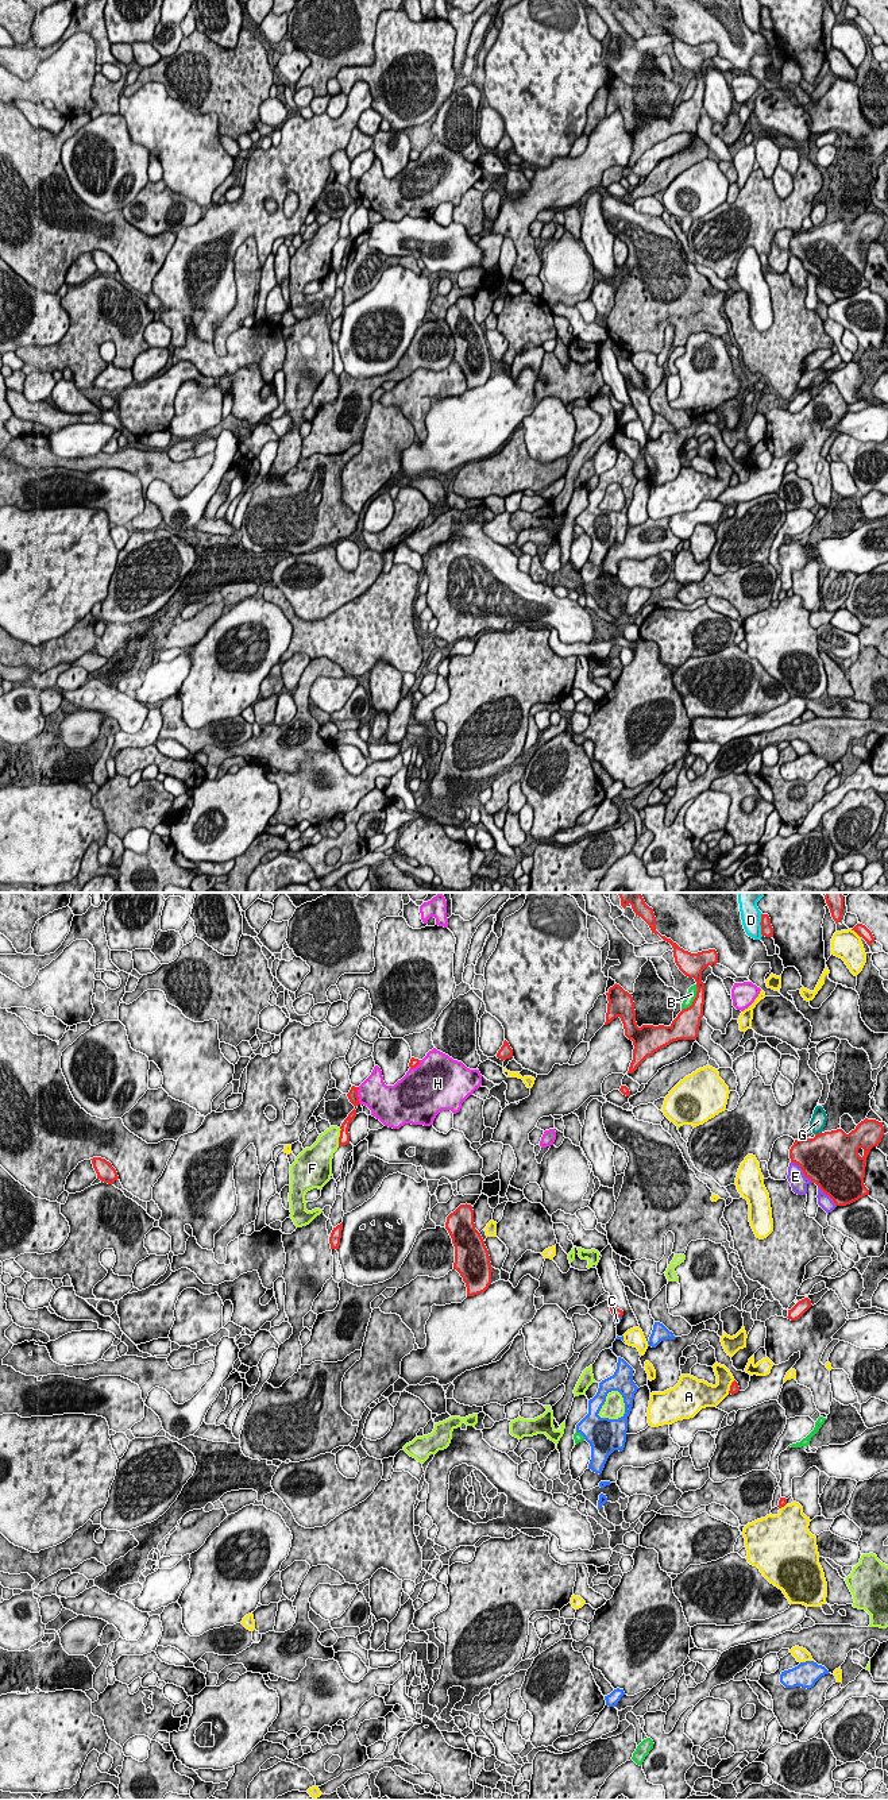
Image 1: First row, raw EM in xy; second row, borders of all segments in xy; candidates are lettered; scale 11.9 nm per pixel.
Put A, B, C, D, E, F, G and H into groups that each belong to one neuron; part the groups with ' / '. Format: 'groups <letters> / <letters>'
groups A / B / C / D / E / F / G / H

